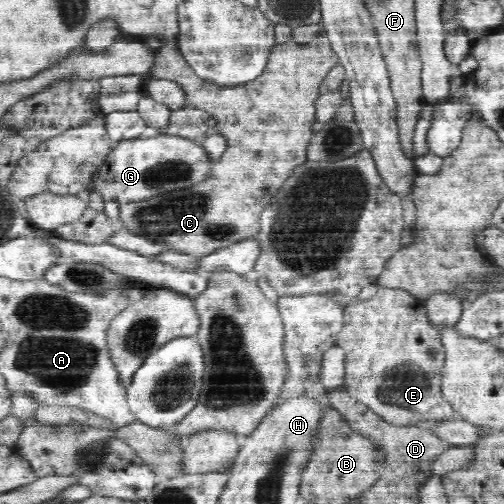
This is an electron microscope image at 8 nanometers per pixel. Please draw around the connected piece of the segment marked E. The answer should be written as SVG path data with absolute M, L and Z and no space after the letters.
M378 287L371 299L348 304L344 318L343 327L336 336L336 344L345 352L346 382L343 386L352 398L367 404L386 422L394 424L459 419L459 415L452 411L440 392L445 363L444 334L428 323L421 300L412 298L412 295L400 289Z

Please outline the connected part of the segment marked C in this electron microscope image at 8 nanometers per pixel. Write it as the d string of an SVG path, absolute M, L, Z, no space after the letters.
M323 28L315 40L299 45L293 40L278 43L269 56L266 72L260 80L244 87L222 88L212 83L205 83L196 78L192 69L181 58L176 44L161 45L159 63L150 76L158 80L174 80L182 84L187 92L188 104L202 108L217 119L219 132L227 138L227 149L216 160L211 175L190 188L160 193L144 200L124 202L120 204L119 216L132 232L140 232L148 239L172 242L176 251L187 253L192 257L208 255L210 252L242 240L253 238L260 228L262 210L273 202L272 196L282 186L282 182L292 174L296 166L306 162L306 150L314 134L314 124L318 122L316 101L321 95L326 75L340 64L337 54Z

